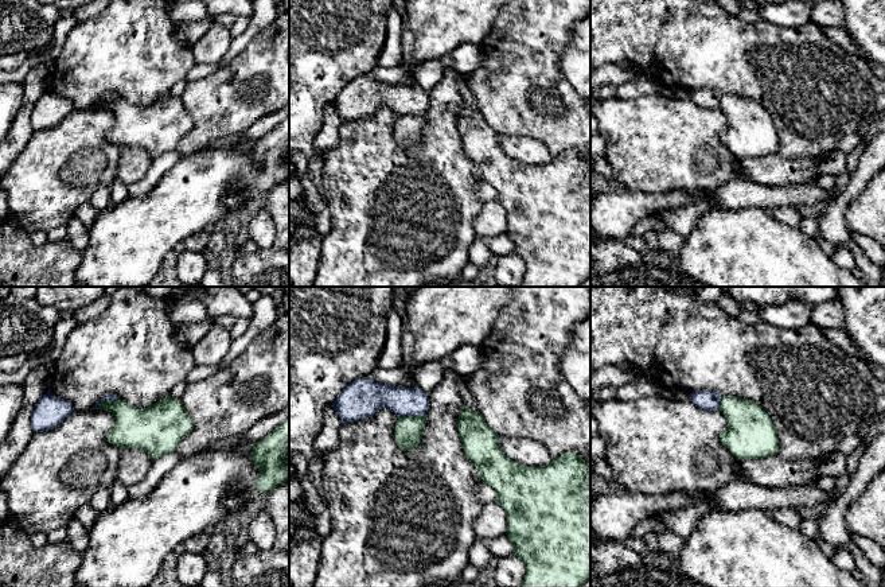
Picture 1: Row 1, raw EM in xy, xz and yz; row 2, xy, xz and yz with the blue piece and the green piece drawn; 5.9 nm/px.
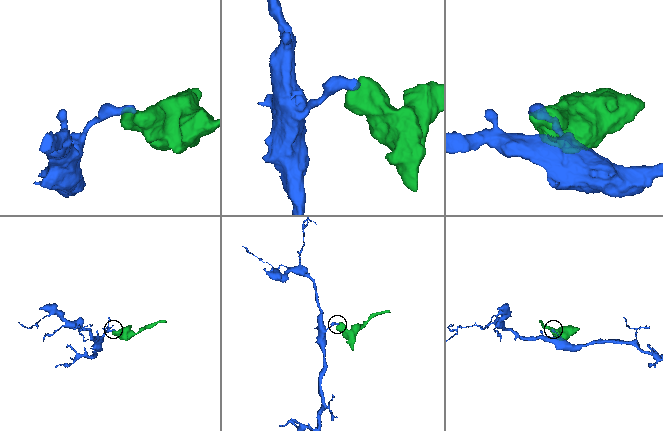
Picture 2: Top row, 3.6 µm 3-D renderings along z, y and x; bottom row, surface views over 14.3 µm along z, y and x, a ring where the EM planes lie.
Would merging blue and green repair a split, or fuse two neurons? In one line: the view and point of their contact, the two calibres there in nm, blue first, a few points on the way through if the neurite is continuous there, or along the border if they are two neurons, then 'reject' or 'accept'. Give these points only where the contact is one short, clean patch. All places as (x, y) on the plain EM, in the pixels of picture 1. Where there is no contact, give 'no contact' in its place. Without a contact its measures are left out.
xz (412, 113) | 180/170 nm | along xz (425, 111), (398, 116) | reject

